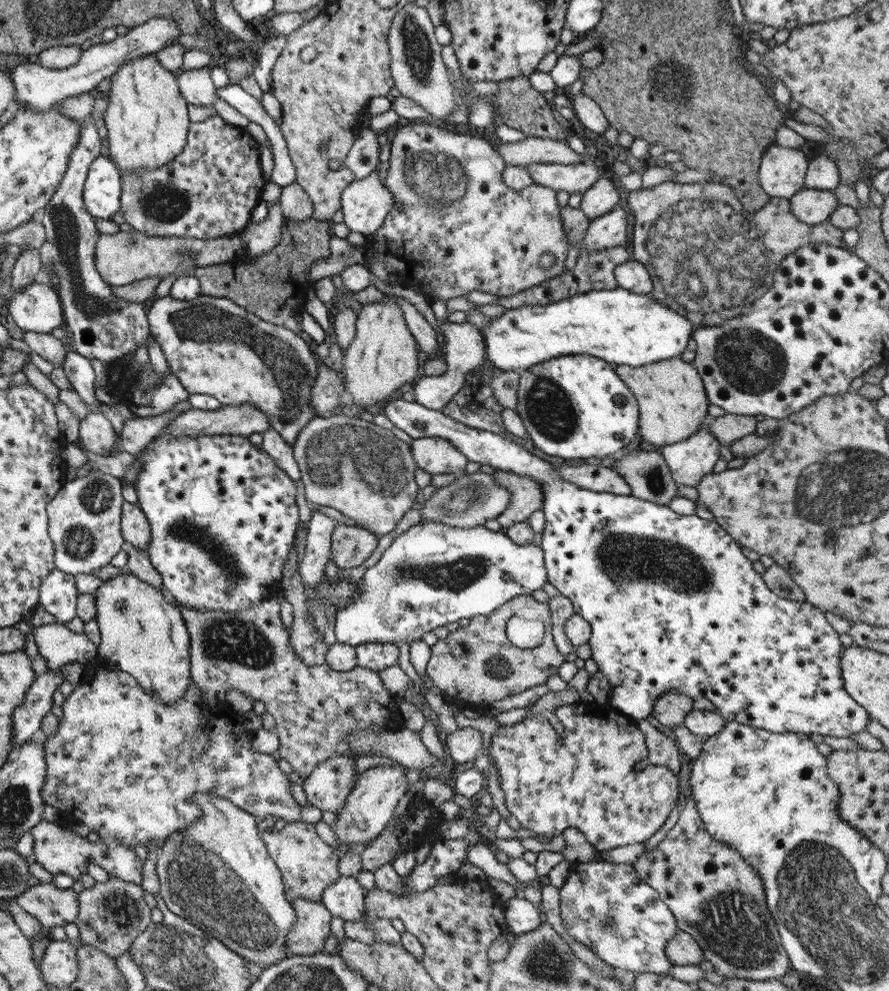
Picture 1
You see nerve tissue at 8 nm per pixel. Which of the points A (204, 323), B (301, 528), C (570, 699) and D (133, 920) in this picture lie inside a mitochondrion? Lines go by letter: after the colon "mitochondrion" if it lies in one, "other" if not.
A: mitochondrion
B: other
C: other
D: mitochondrion

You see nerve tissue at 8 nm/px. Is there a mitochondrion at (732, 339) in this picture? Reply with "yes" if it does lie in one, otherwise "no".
yes

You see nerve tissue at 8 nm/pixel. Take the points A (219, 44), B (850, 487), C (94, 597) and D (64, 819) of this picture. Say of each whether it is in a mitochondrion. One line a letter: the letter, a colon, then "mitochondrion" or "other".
A: other
B: mitochondrion
C: other
D: other

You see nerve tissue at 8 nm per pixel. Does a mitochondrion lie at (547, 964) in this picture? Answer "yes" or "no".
yes

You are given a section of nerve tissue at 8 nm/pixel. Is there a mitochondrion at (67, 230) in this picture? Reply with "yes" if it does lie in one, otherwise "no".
yes

